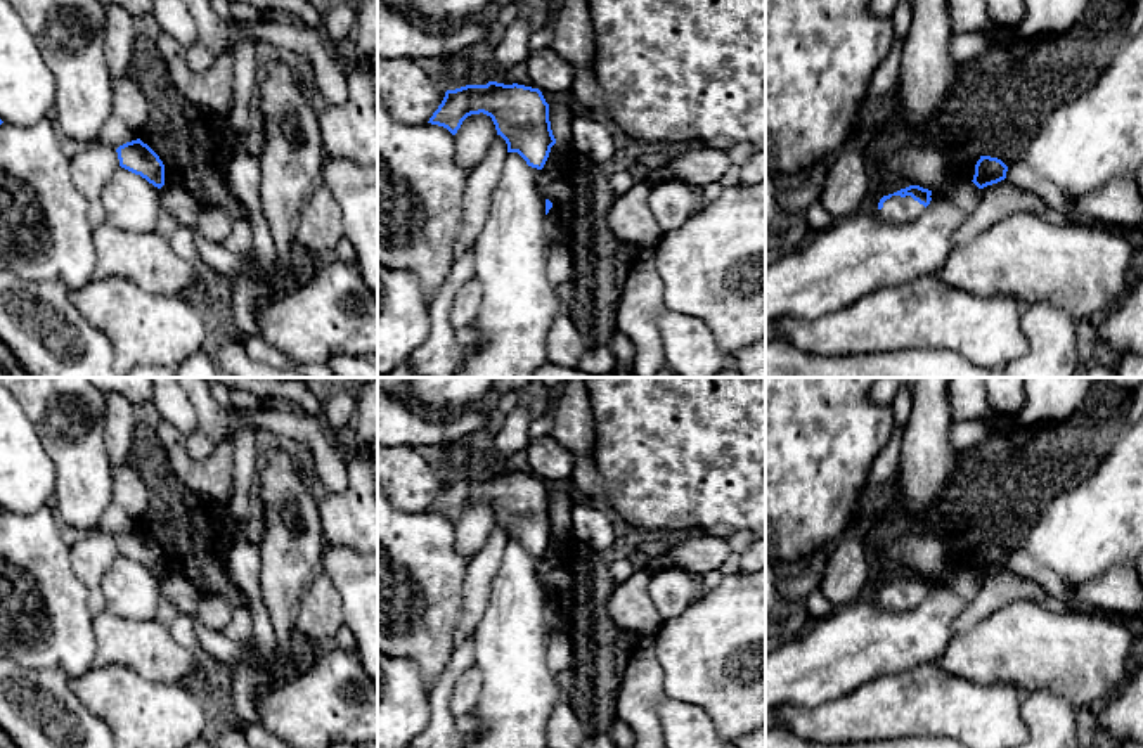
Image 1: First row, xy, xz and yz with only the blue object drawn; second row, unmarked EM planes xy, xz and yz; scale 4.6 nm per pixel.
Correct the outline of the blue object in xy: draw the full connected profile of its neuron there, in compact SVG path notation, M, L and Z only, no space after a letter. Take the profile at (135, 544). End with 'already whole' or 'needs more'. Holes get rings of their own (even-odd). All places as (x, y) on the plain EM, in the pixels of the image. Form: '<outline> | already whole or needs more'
M140 526L126 530L116 537L119 554L140 563L154 575L165 573L165 552L159 544Z | already whole

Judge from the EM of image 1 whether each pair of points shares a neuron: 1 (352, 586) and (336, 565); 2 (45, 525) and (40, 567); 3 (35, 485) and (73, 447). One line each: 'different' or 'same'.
1: same
2: same
3: different

